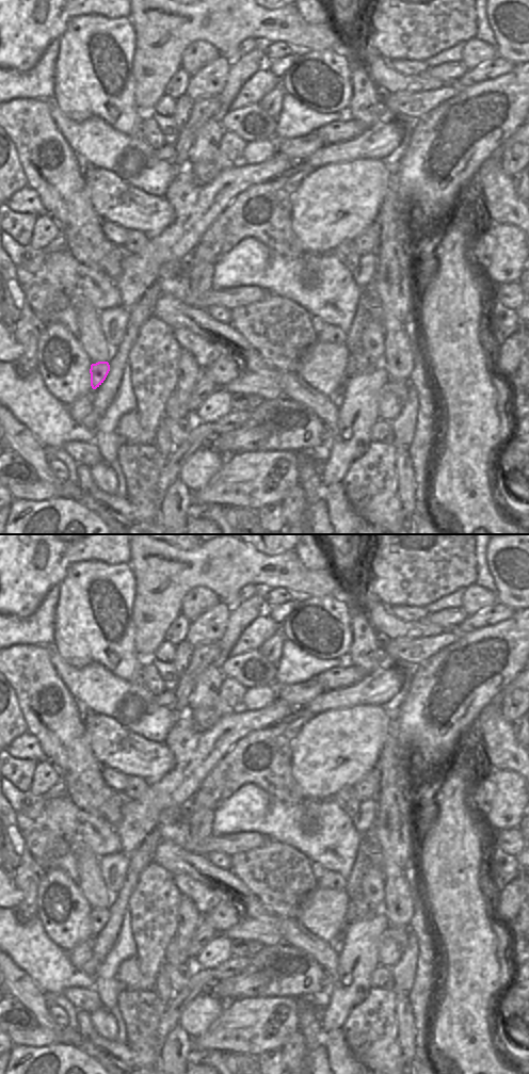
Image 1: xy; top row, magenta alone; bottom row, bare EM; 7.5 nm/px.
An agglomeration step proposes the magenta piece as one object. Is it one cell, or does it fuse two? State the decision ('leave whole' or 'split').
leave whole

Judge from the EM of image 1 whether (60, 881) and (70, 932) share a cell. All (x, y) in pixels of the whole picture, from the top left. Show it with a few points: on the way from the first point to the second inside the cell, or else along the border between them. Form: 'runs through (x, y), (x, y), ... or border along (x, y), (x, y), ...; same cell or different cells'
runs through (70, 893), (78, 907), (70, 919); same cell

